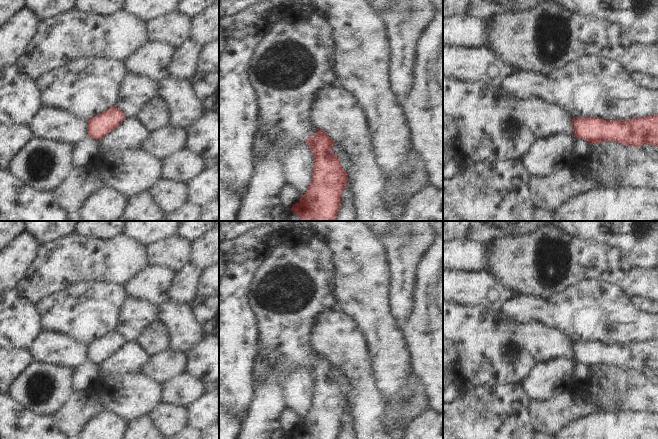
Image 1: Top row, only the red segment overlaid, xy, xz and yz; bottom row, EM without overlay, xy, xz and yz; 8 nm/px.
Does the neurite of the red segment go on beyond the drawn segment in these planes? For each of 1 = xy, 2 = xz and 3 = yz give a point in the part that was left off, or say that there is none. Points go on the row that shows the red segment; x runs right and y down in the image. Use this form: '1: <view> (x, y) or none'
1: none
2: none
3: none

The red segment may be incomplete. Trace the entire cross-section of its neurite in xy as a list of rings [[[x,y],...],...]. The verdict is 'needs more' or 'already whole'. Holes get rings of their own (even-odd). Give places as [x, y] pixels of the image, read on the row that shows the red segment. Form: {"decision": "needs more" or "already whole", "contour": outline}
{"decision": "already whole", "contour": [[[115,106],[87,120],[88,137],[100,141],[103,137],[117,128],[126,116]]]}

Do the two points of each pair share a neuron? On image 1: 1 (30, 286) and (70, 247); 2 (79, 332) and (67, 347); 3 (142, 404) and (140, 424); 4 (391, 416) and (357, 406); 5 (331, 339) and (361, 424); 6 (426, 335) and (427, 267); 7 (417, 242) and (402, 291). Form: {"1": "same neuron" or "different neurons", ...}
{"1": "same neuron", "2": "different neurons", "3": "different neurons", "4": "different neurons", "5": "same neuron", "6": "same neuron", "7": "same neuron"}

